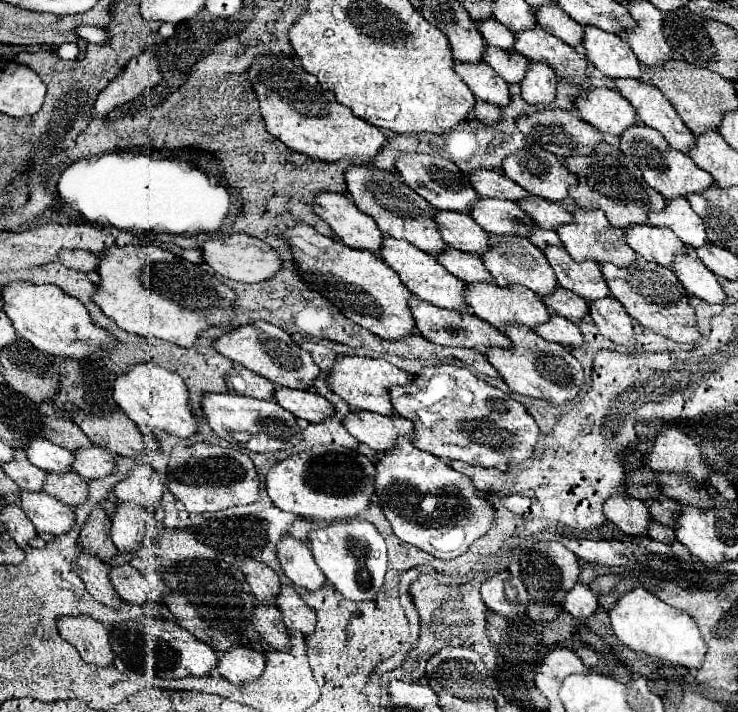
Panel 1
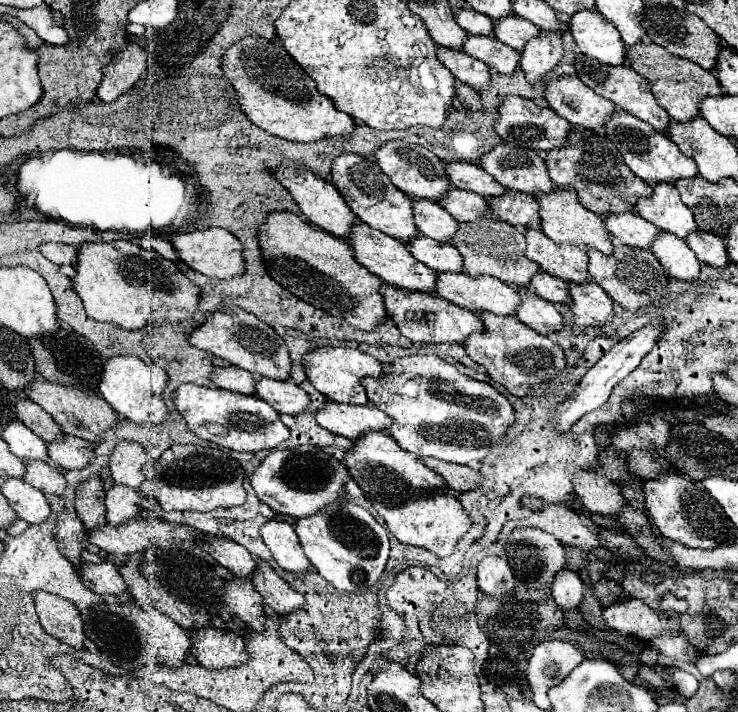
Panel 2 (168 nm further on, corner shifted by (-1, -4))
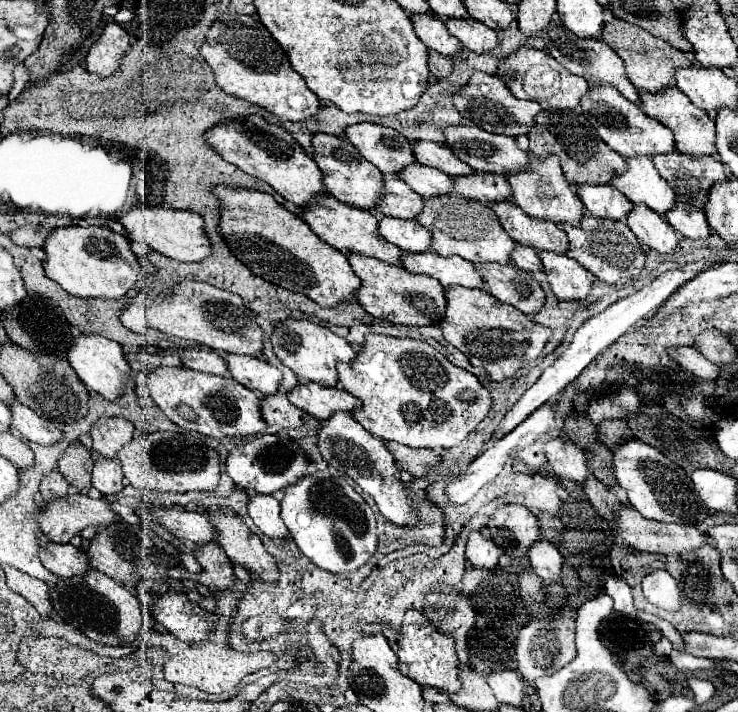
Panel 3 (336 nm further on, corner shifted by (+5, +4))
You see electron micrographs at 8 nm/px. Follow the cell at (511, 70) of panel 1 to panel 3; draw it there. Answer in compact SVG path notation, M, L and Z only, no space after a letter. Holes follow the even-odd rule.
M447 19L445 21L447 31L457 37L467 49L475 53L491 53L499 45L499 37L493 29L485 27L477 19Z

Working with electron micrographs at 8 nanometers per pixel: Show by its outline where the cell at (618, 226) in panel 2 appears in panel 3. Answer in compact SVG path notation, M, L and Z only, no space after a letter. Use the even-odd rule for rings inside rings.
M581 185L579 197L589 211L589 215L597 219L611 219L611 221L625 221L633 205L621 191L613 185Z

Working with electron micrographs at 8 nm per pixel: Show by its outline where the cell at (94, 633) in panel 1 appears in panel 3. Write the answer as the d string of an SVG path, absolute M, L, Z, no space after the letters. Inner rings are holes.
M5 567L5 577L7 577L7 587L13 589L15 593L23 595L41 613L41 617L51 615L53 603L51 603L47 583L43 583L27 573L21 573L15 567Z

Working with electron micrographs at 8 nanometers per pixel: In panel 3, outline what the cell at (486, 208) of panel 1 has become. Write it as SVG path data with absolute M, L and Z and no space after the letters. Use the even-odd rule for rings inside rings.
M419 163L417 167L409 167L409 171L401 175L401 179L405 179L405 183L423 197L439 197L453 193L453 177Z

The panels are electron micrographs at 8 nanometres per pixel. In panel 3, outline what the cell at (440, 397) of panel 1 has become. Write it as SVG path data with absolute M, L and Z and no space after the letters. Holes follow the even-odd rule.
M371 333L367 335L363 349L357 353L357 359L351 363L339 363L337 373L339 383L345 387L345 391L363 401L363 407L357 409L353 417L371 435L385 441L397 441L409 447L425 447L437 451L451 449L461 441L465 441L469 433L477 429L477 425L487 417L487 413L493 407L489 391L479 383L479 379L473 373L455 367L445 355L441 355L425 341Z

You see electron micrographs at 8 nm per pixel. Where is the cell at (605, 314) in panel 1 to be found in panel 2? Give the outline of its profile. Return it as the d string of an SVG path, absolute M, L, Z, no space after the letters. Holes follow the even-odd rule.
M569 283L571 311L573 311L573 333L579 335L589 325L603 325L613 317L613 301L609 295L595 283Z

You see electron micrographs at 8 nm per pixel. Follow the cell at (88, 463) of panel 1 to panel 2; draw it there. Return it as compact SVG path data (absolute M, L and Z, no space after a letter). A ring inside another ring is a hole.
M63 435L61 441L47 443L49 459L63 469L83 469L93 459L93 445L85 439Z

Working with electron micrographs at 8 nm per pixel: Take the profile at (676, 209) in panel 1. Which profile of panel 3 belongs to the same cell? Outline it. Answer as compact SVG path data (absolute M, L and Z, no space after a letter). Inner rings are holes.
M649 157L627 159L627 171L613 179L613 185L633 203L645 205L659 215L665 215L675 207L673 189L659 175Z

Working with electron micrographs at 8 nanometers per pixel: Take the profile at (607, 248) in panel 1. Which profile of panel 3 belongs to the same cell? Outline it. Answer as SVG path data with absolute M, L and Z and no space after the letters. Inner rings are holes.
M549 155L547 159L533 157L529 161L529 167L525 169L525 173L505 175L505 177L507 177L509 185L513 187L515 205L519 205L529 217L541 219L541 221L551 221L557 225L569 223L569 225L577 227L577 223L581 223L581 219L585 215L585 207L583 207L581 199L577 197L577 191L567 183L557 155Z

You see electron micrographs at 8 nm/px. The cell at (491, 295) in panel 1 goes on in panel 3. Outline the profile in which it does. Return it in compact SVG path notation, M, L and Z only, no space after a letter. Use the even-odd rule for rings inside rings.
M435 251L425 253L403 253L403 267L409 273L429 275L437 279L443 287L469 287L469 289L487 289L487 283L477 273L475 265L459 255L441 257Z

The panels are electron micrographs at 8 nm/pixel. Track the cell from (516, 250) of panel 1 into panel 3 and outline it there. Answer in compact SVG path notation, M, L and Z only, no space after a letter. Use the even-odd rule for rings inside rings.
M441 195L439 199L425 199L425 211L417 221L431 231L433 249L439 255L459 255L471 263L509 263L515 251L515 241L501 227L495 211L479 201L461 195Z

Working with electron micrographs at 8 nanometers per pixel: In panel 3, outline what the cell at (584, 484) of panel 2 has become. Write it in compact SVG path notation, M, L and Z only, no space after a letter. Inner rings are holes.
M551 439L545 443L549 469L561 479L585 485L589 479L589 467L583 451L567 439Z

